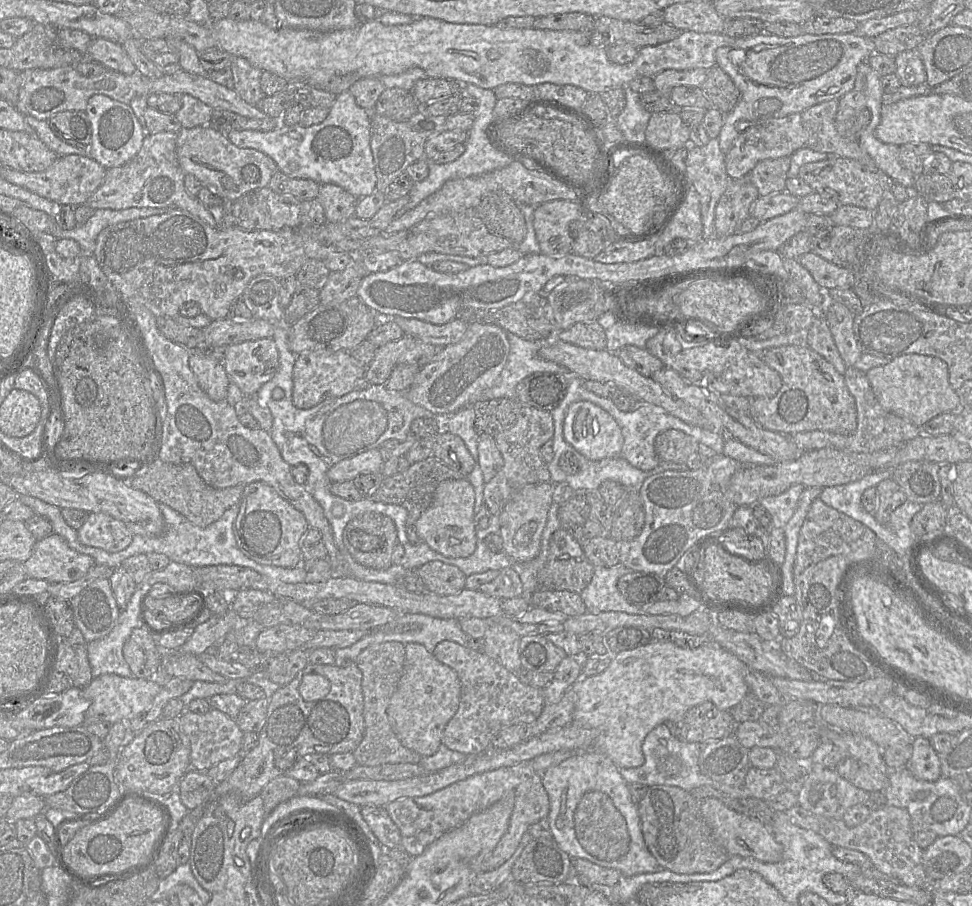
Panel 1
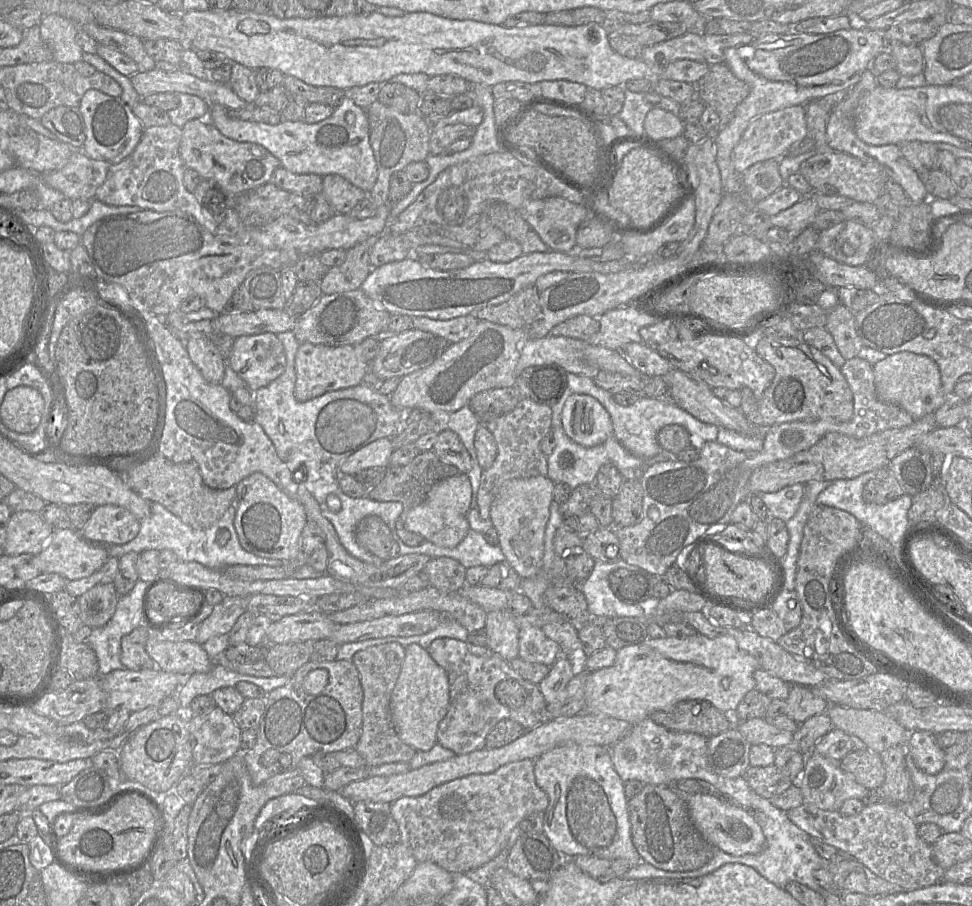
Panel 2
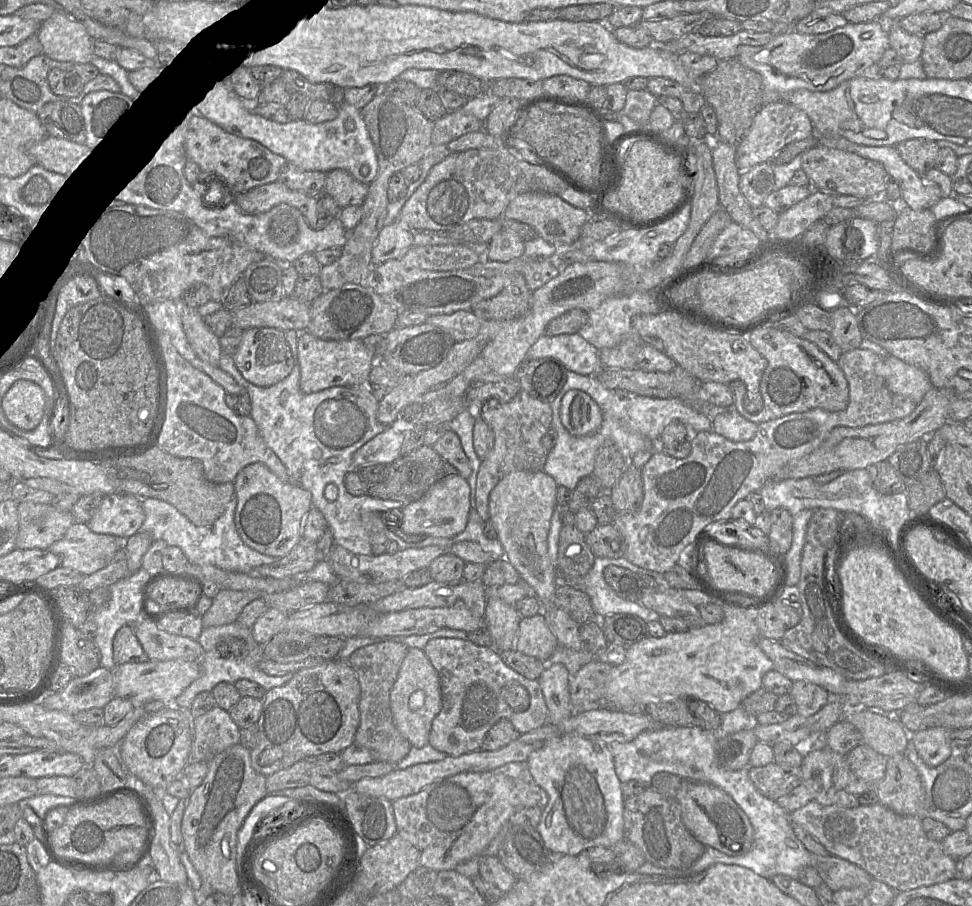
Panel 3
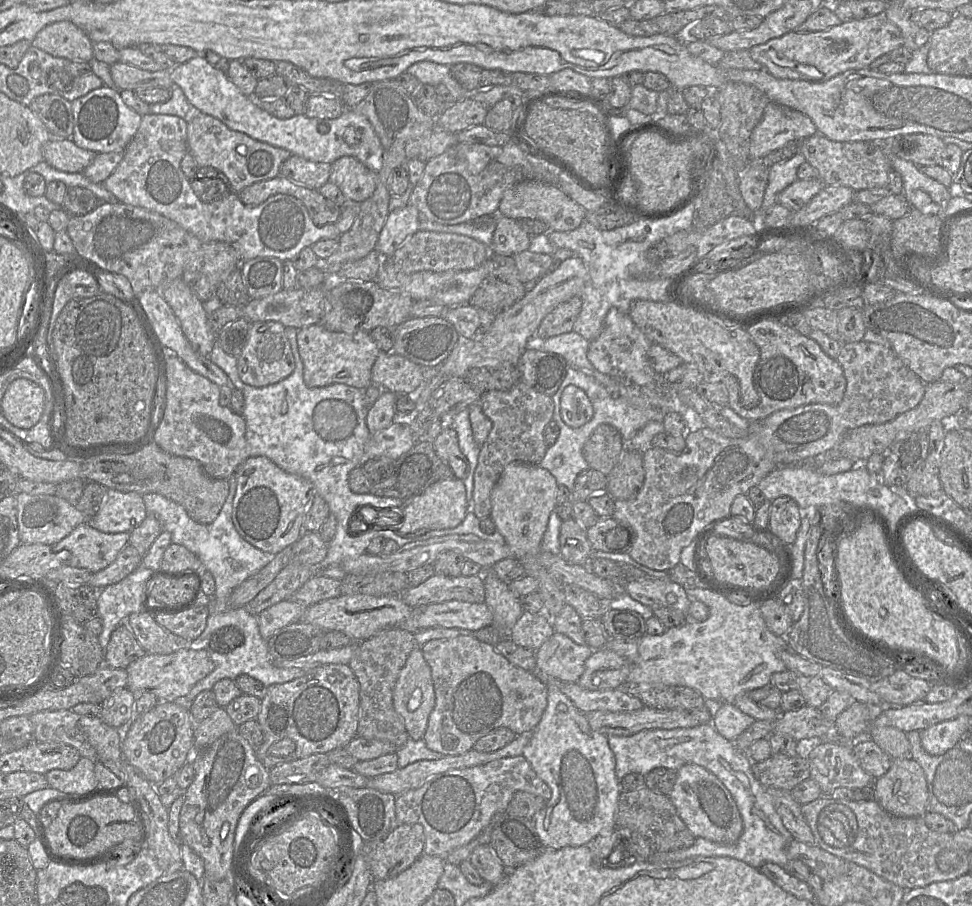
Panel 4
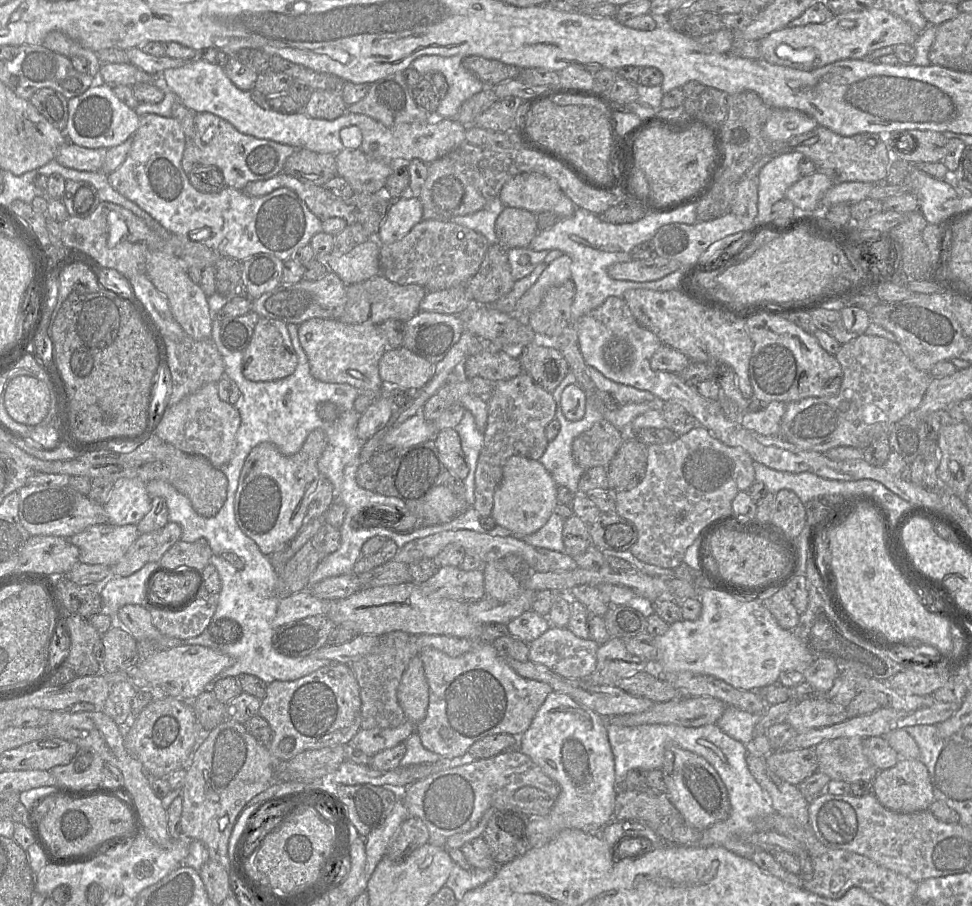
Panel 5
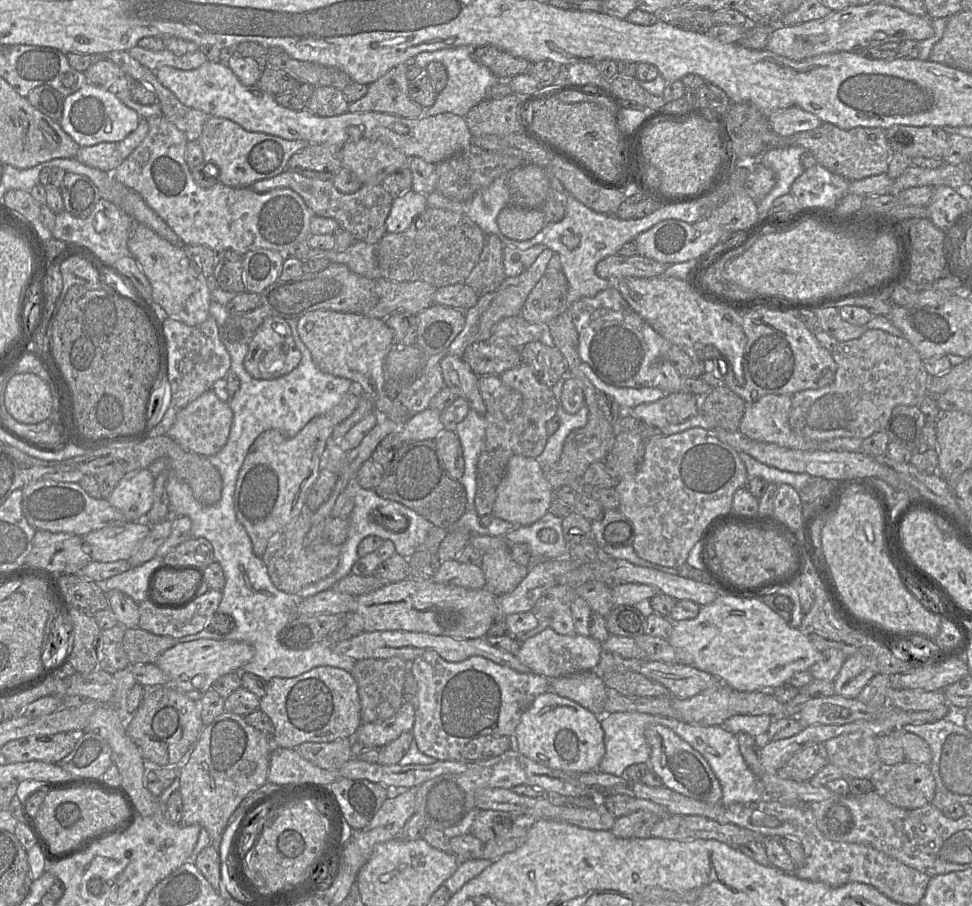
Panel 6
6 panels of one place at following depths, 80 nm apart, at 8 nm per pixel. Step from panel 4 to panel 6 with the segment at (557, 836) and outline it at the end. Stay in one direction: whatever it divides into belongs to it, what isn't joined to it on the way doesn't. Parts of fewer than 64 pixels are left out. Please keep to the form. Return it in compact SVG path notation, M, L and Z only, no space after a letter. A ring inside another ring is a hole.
M551 689L536 697L523 713L513 736L520 753L546 767L566 772L598 771L605 755L604 731L600 718Z

